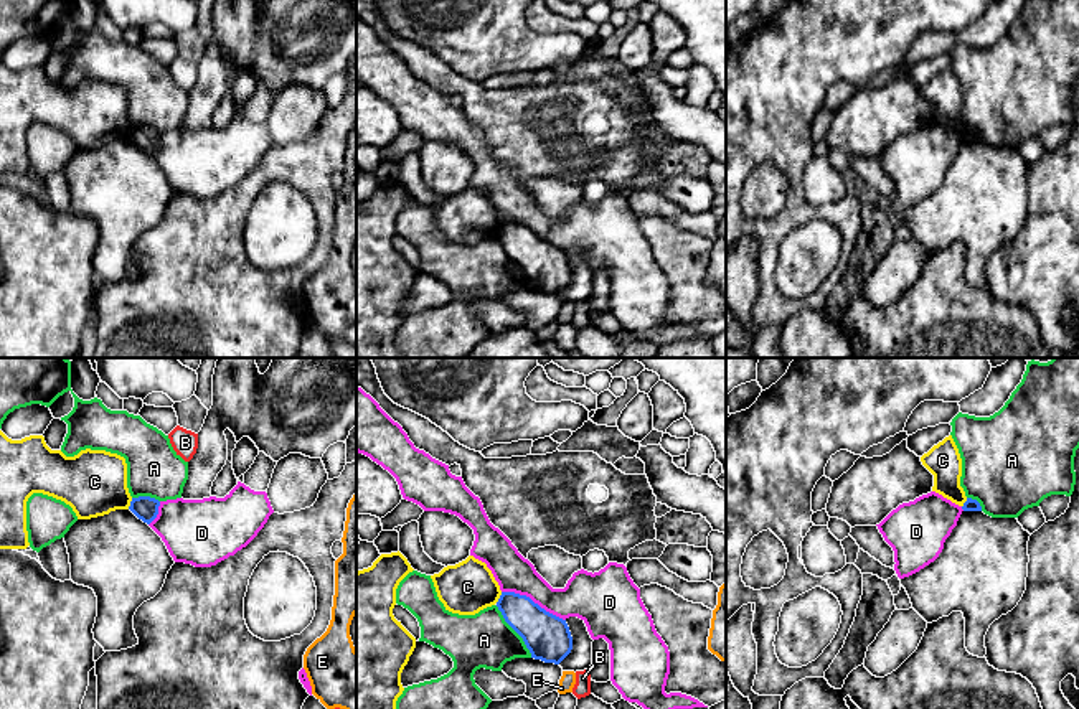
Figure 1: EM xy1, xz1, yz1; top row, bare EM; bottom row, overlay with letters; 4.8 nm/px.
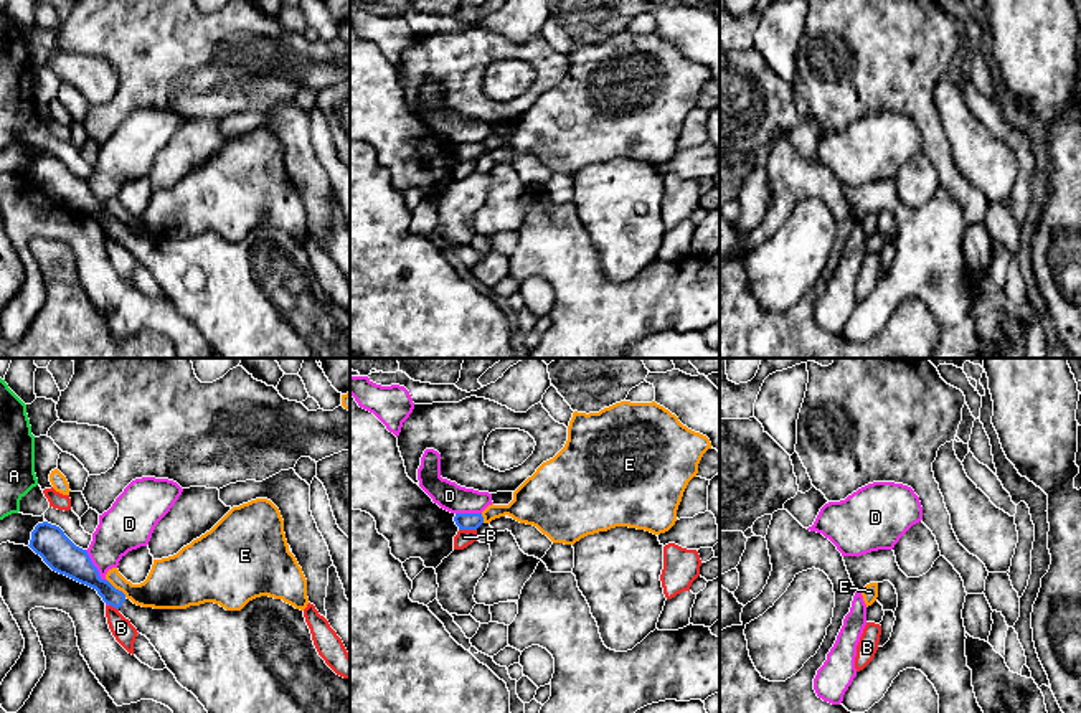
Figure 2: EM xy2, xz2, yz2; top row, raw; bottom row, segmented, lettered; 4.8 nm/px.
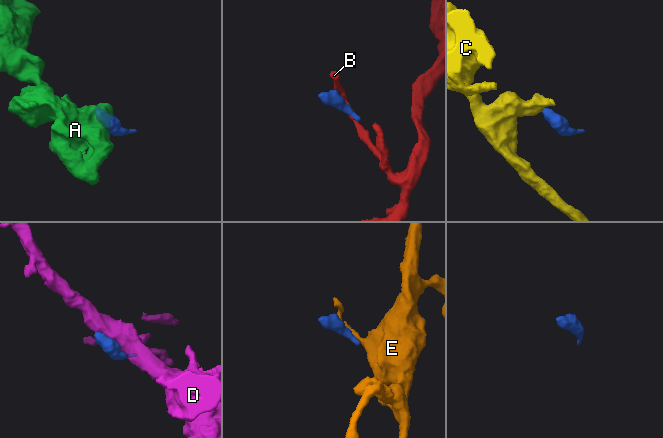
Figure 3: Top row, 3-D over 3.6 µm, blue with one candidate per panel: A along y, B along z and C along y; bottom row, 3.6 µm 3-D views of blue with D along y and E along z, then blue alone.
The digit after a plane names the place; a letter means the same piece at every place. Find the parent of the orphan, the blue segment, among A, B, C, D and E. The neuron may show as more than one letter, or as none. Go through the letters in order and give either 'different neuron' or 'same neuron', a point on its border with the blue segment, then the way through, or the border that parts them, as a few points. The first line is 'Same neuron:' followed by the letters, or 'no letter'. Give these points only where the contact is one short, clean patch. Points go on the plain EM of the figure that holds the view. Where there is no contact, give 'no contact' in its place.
Same neuron: no letter
A: different neuron; contact xz1 (515, 261); border xz1 (495, 236), (532, 287)
B: different neuron; contact xz2 (467, 159)
C: different neuron; contact xy1 (131, 134); border xy1 (132, 129), (127, 139)
D: different neuron; contact xz1 (532, 231)
E: different neuron; contact xy2 (118, 220)

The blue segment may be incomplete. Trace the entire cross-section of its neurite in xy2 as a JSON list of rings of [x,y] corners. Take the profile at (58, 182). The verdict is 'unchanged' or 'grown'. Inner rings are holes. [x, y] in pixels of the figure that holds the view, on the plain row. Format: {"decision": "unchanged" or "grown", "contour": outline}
{"decision": "grown", "contour": [[[38,153],[28,177],[53,201],[96,220],[106,234],[129,249],[137,262],[150,271],[177,312],[198,328],[220,358],[350,358],[350,309],[337,305],[319,286],[304,241],[269,226],[249,231],[241,241],[226,241],[215,233],[186,239],[142,238],[102,210],[87,182],[76,177],[59,157]]]}

